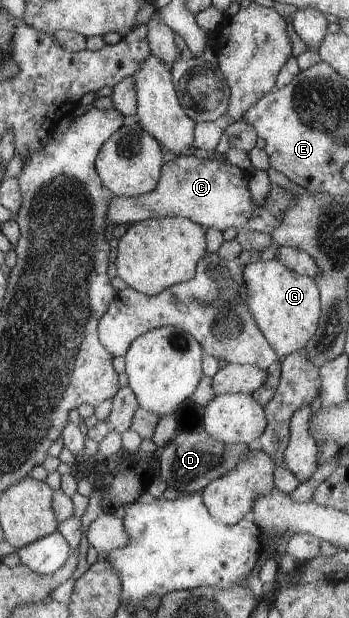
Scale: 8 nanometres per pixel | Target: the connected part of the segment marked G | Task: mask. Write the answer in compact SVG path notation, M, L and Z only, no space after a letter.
M278 259L269 261L258 261L246 265L243 270L243 281L246 283L245 293L247 307L258 325L264 338L276 351L278 358L292 354L297 350L303 349L306 343L316 334L321 315L320 291L317 282L309 276L304 276L286 268L285 264Z

